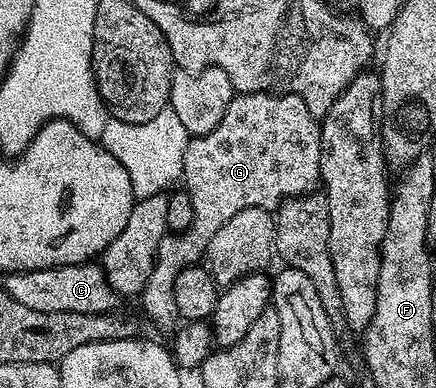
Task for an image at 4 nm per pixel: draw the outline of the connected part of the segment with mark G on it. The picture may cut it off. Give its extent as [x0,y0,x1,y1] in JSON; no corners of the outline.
[138,91,320,332]

